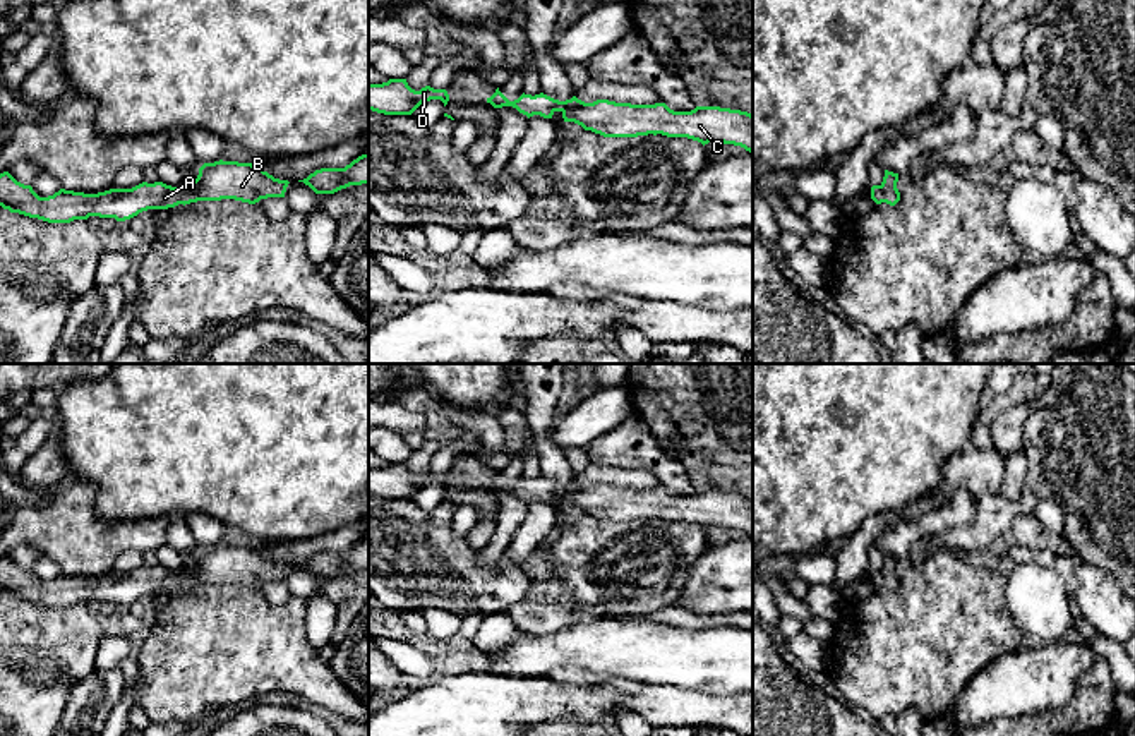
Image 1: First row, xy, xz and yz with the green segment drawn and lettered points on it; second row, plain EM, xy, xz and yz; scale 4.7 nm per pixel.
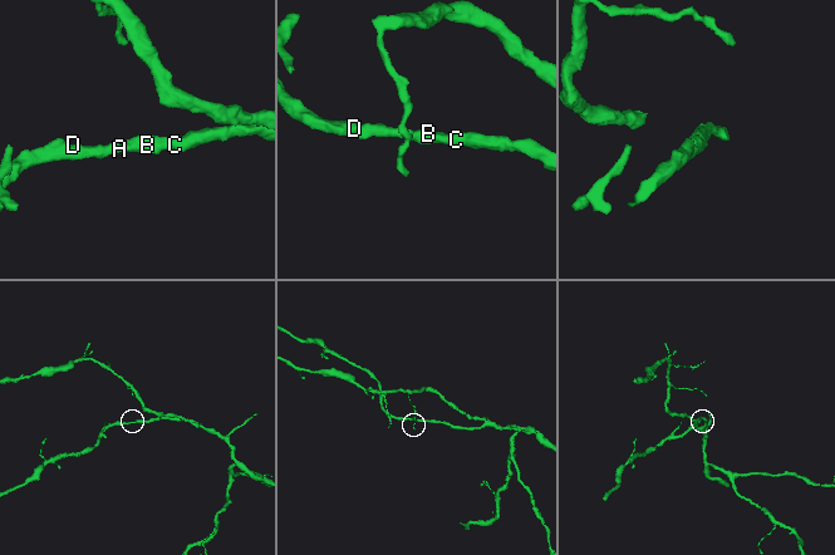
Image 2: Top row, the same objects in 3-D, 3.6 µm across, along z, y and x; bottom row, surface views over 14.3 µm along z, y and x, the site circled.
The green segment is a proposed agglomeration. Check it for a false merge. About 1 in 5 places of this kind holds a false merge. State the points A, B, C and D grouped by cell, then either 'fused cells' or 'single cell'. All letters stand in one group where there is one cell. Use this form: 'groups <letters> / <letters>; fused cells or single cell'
groups A B C D; single cell

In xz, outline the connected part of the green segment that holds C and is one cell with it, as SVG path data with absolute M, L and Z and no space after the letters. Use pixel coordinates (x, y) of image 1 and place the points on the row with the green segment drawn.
M499 87L495 93L487 98L494 108L513 106L528 118L540 115L543 118L552 118L555 112L562 113L564 122L574 122L585 130L592 130L604 137L638 137L648 134L662 134L667 137L688 137L701 142L724 142L741 146L746 151L753 153L753 115L741 110L720 108L720 106L696 106L691 112L674 112L665 103L655 105L631 105L631 103L616 103L609 100L597 100L593 103L585 103L573 96L571 100L559 101L543 93L540 94L521 94L518 100L509 101Z

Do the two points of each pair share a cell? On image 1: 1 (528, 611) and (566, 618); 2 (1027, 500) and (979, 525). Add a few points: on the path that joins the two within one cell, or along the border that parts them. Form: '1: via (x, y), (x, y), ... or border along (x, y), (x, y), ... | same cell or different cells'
1: via (537, 618), (558, 618) | same cell
2: via (1015, 508), (1000, 512), (991, 520) | same cell

